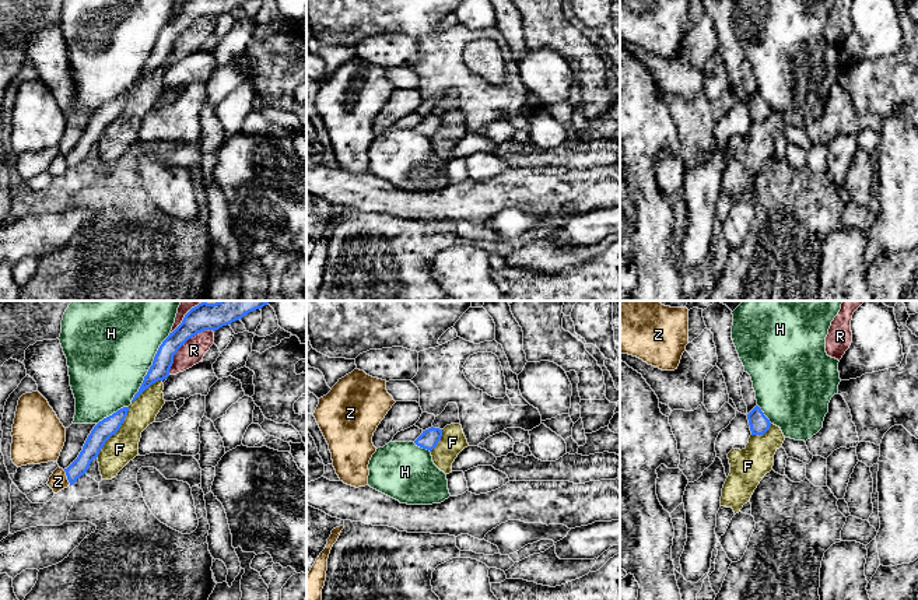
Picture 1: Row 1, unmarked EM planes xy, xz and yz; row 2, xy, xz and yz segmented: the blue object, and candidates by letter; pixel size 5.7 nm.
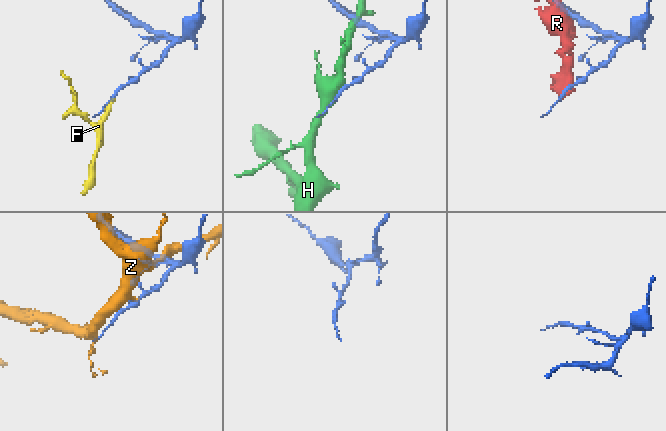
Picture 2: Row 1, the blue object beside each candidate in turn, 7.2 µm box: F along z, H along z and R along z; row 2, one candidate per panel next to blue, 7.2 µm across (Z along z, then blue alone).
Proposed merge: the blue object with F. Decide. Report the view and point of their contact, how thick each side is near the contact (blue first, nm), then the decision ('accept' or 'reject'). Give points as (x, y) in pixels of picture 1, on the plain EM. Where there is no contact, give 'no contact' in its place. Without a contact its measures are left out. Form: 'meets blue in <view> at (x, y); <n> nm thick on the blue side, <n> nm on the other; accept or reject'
meets blue in xy at (115, 119); 110 nm thick on the blue side, 180 nm on the other; reject

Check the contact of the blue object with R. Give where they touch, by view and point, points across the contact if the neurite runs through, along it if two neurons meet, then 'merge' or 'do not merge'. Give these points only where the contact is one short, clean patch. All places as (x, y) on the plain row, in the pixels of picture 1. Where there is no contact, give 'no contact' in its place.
meets blue in xy at (182, 31); do not merge

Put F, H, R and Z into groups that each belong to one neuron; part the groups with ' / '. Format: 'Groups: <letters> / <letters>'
Groups: F R / H / Z

